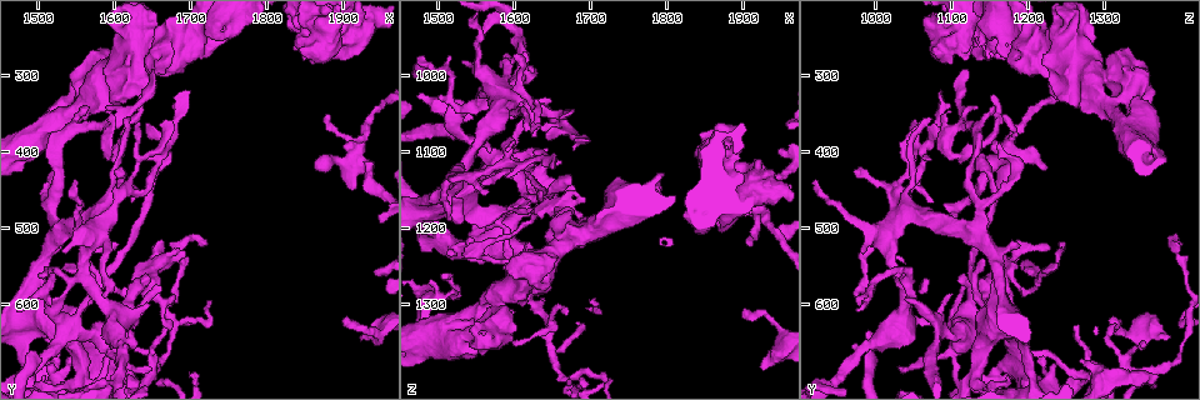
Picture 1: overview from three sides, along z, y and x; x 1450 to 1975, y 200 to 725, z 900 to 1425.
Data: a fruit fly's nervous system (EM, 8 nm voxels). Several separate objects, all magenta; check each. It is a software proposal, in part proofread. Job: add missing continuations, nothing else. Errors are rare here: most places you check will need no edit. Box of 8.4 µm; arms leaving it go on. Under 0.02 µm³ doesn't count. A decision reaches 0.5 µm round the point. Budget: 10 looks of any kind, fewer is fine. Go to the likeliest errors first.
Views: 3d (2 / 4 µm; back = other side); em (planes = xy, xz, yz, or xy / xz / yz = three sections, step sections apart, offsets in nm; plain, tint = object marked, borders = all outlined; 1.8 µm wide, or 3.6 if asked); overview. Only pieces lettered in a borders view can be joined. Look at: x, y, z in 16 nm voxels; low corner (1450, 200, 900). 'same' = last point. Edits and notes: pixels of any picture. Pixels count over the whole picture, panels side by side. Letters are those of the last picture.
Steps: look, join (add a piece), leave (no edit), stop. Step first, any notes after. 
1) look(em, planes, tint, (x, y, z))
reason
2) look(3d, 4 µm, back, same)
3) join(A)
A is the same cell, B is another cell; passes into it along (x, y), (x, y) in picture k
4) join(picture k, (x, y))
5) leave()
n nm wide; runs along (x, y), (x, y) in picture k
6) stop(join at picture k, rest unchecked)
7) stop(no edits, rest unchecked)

look(em, planes, borders, (1530, 695, 1285))
free end

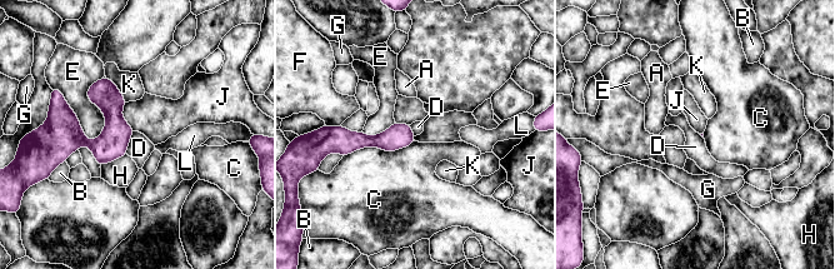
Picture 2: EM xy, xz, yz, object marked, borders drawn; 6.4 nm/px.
leave()
C touches over 480 nm; A, B, C, D, E, F, G, H, J, K and L are other cells; runs along (411, 138), (340, 139) in picture 2; no lettered piece goes on from it

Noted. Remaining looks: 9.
look(em, yz, step 16, borders, (1690, 275, 1200))
sudden change in width

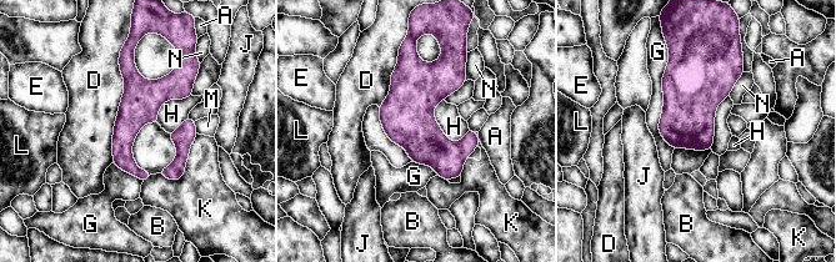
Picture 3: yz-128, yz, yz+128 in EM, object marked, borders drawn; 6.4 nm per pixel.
look(em, planes, borders, same)
cut it another way

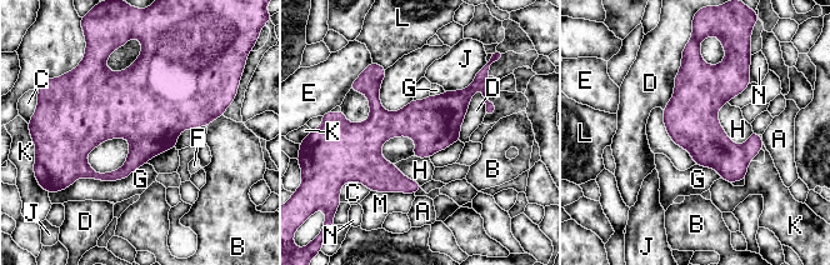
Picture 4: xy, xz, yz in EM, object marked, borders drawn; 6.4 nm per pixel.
leave()
A, B, C, D, E, F, G, H, J, K, L, M and N are other cells; runs along (490, 106), (473, 88), (435, 121), (345, 126) in picture 4; none of them fits

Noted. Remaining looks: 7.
look(em, yz, step 4, borders, (1660, 540, 1165))
closes a loop

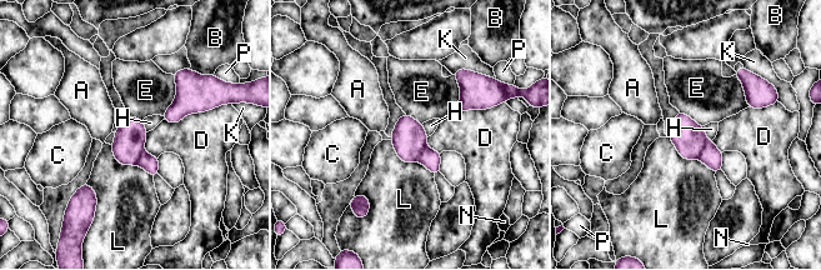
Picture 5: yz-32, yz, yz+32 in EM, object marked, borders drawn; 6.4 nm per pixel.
leave()
A, B, C, D, E, H, K, L, N and P are other cells; border along (174, 75), (175, 100), (163, 115) in picture 5; none of them fits

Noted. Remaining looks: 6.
look(em, xz, step 8, borders, (1910, 425, 1220))
an open end

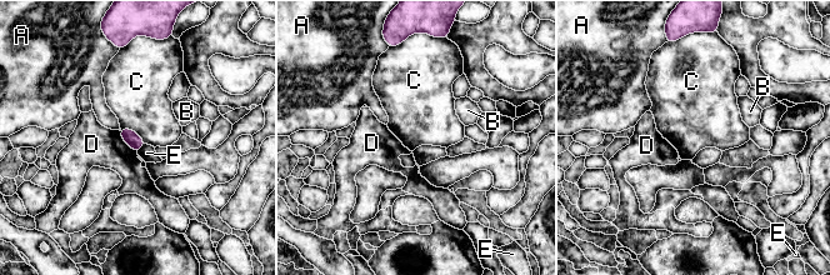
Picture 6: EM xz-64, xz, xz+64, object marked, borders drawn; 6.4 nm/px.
leave()
A, B, C, D and E are other cells; border along (120, 128), (133, 130), (145, 143) in picture 6; no lettered piece goes on from it

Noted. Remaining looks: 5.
stop(no edits, rest unchecked)

